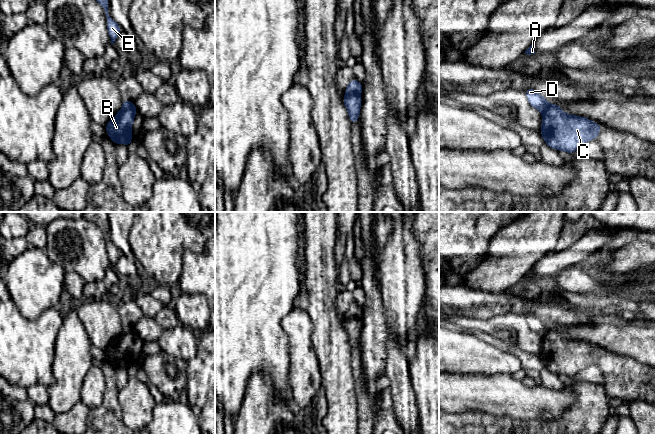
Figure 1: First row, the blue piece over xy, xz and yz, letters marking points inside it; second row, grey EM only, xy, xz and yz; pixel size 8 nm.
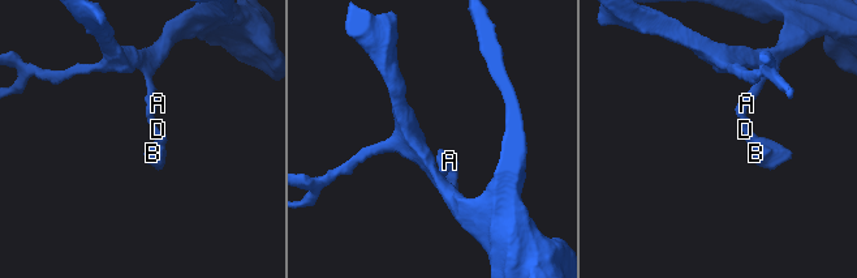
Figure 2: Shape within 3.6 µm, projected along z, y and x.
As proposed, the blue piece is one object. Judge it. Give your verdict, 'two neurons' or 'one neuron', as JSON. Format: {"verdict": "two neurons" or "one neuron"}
{"verdict": "two neurons"}

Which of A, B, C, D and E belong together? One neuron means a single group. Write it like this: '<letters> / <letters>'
A D E / B C

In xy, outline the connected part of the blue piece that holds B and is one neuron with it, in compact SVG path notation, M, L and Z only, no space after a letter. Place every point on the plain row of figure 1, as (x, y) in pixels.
M136 331L121 333L115 338L113 344L109 344L105 349L107 359L117 368L132 370L132 348L137 337Z

